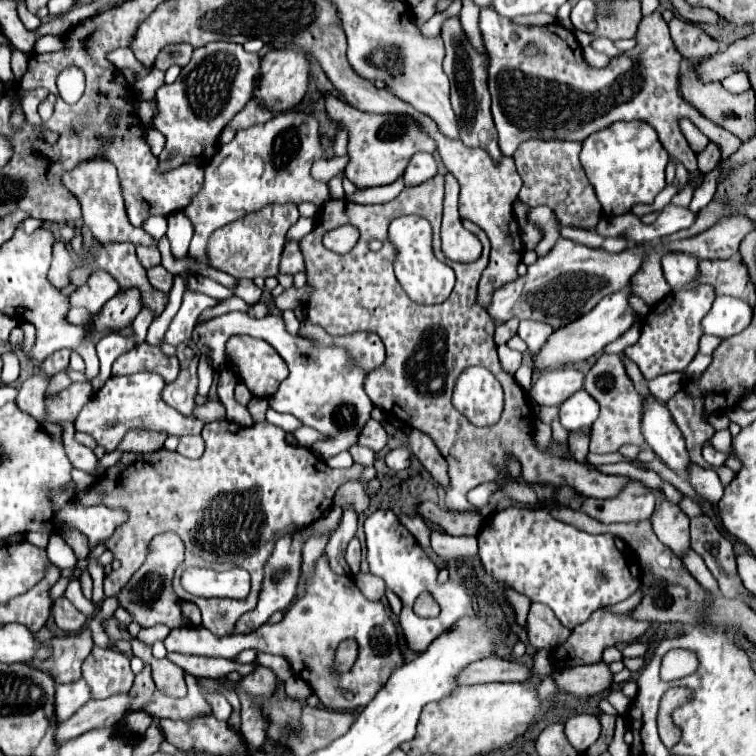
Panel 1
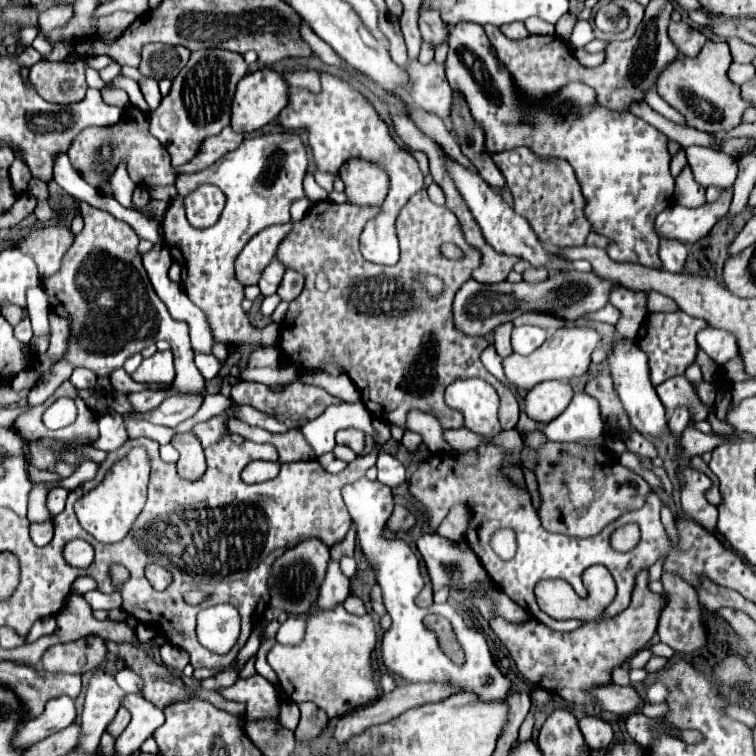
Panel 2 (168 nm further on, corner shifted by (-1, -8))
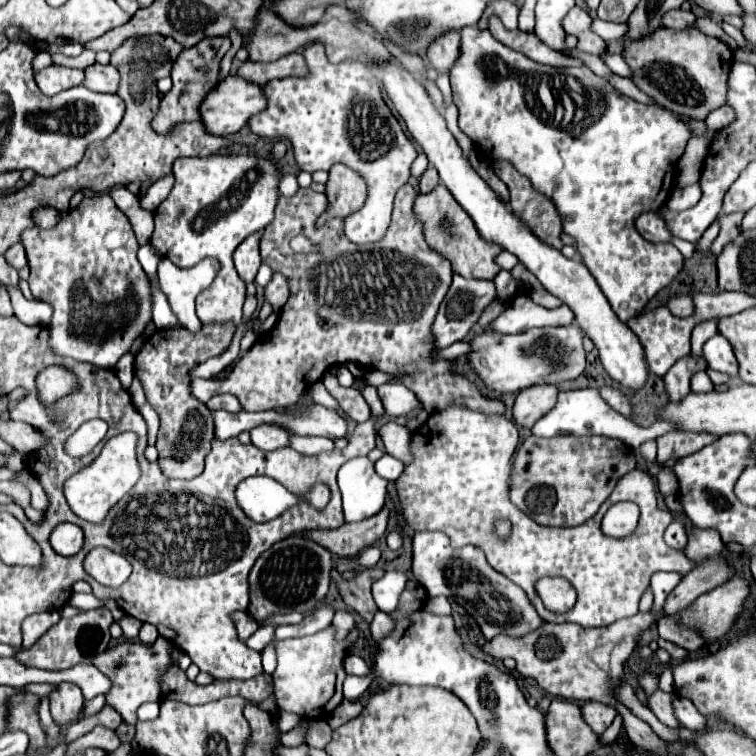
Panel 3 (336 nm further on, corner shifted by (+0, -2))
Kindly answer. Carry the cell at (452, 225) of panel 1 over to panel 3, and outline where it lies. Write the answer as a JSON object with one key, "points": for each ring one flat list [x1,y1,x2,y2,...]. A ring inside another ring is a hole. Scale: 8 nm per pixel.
{"points":[[430,165,430,167,424,171,424,175,420,177,420,193,428,193,428,191,432,191,438,183,440,183,438,171]]}

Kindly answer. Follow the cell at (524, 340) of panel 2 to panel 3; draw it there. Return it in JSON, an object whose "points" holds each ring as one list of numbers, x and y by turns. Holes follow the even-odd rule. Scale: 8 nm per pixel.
{"points":[[518,293,508,309,492,323,492,329,498,333,520,333,534,327,548,327,548,325,570,325,574,319,572,309,562,305,558,309,546,309,532,303,524,293]]}

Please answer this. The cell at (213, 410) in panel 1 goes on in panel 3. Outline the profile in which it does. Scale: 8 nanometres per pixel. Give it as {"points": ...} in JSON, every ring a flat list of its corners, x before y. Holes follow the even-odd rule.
{"points":[[264,423,264,425,258,425,250,431,250,437,252,437,252,443,260,449,266,449,266,451,274,451,274,449,284,449,288,447,288,439,292,437,290,431,286,431,284,427,280,425,274,425,274,423]]}

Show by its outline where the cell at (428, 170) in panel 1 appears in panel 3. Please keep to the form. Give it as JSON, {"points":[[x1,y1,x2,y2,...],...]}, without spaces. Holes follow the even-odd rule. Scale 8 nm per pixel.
{"points":[[312,43,304,51,304,57,310,73,306,77,284,77,266,83,268,107,254,115,248,127,256,135,288,137,296,163,308,173,330,171,334,163,344,163,358,171,368,181,368,199,360,211,344,219,344,233,358,245,376,243,388,231,396,191,410,179,416,149,382,101,380,83,364,63,346,59,334,65,328,61,322,43]]}

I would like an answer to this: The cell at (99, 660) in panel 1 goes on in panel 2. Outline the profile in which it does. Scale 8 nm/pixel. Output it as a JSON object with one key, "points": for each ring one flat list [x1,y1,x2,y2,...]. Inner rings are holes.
{"points":[[103,669,93,673,85,693,85,705,81,711,81,739,77,741,75,751,93,753,97,749,105,727,121,707,123,695,125,691,121,691,115,683,113,673,105,673]]}

